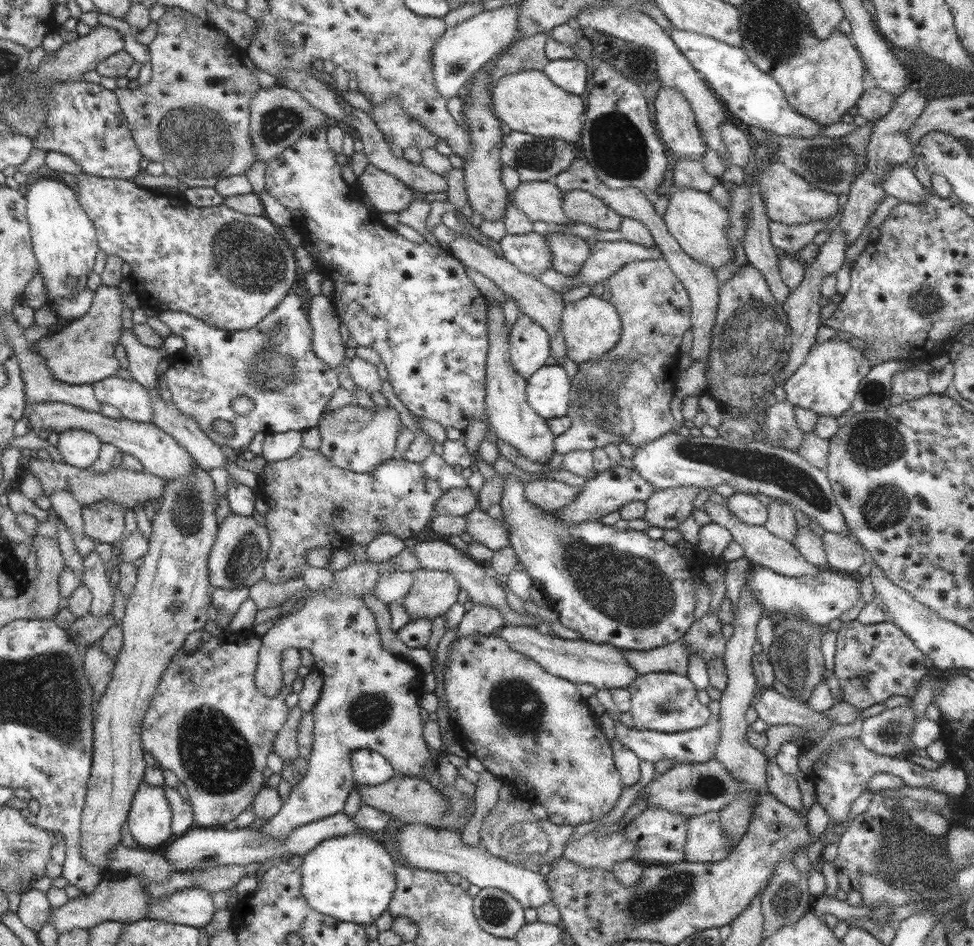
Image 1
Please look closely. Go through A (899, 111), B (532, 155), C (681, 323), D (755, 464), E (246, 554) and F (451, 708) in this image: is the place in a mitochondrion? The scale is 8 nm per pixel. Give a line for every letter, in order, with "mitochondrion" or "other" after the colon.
A: other
B: mitochondrion
C: other
D: mitochondrion
E: mitochondrion
F: other

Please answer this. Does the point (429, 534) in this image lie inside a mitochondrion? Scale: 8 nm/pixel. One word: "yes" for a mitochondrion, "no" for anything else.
no

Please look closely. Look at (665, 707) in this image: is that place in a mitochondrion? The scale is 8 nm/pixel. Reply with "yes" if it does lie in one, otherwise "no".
yes

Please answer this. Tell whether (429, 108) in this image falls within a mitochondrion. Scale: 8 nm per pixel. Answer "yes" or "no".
no

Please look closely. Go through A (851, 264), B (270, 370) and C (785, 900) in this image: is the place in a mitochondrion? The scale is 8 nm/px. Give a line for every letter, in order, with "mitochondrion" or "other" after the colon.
A: other
B: mitochondrion
C: mitochondrion

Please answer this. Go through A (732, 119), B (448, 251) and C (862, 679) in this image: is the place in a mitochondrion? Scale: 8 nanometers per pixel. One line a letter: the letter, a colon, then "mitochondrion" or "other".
A: other
B: other
C: mitochondrion

